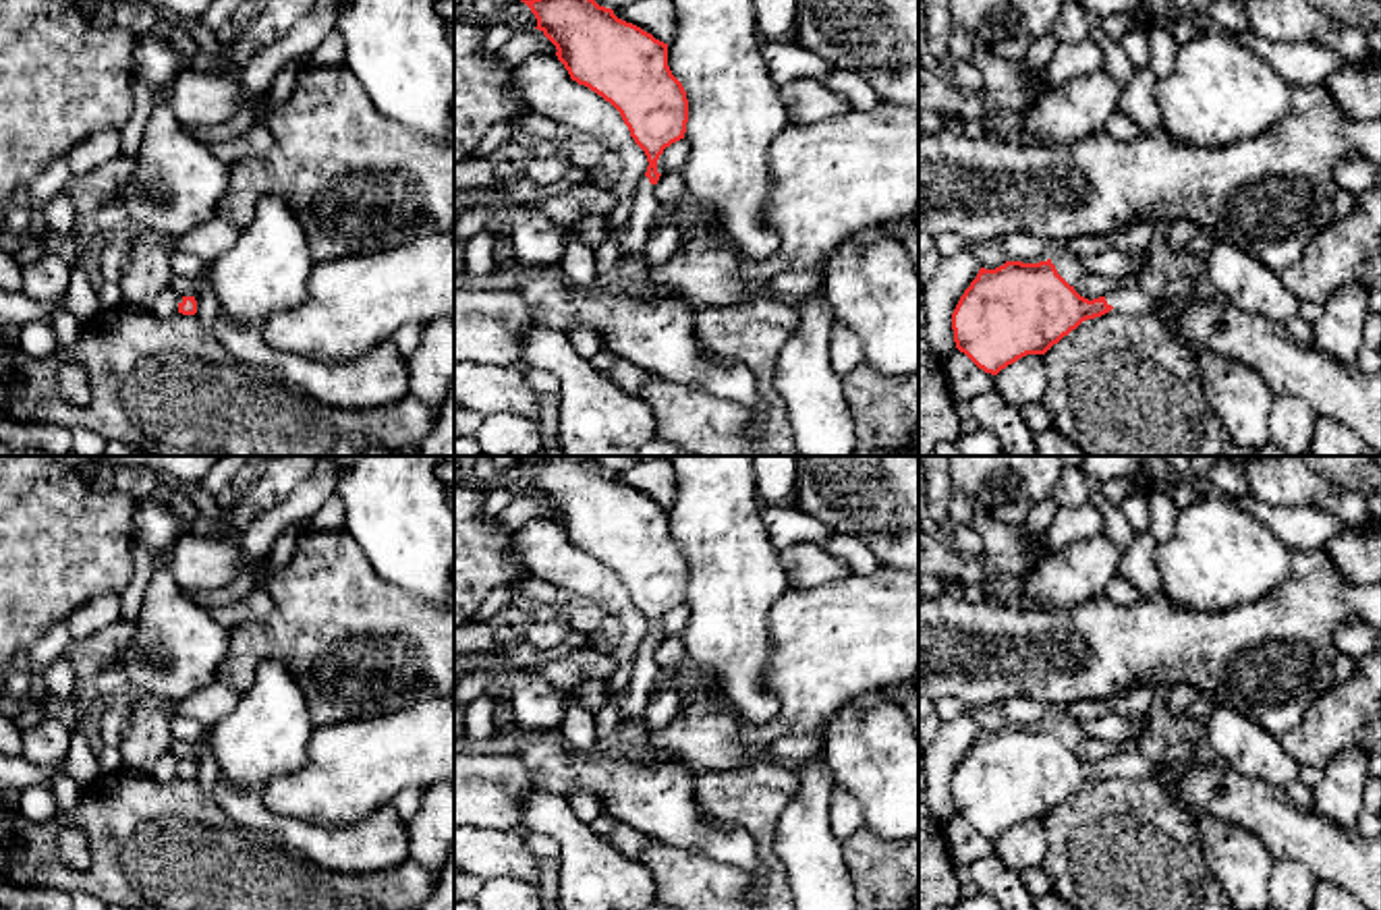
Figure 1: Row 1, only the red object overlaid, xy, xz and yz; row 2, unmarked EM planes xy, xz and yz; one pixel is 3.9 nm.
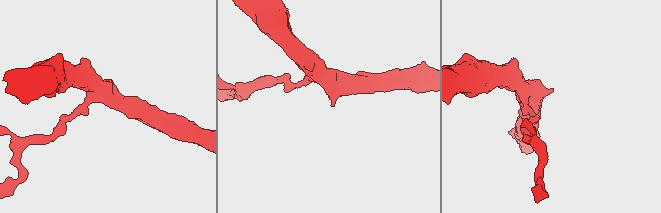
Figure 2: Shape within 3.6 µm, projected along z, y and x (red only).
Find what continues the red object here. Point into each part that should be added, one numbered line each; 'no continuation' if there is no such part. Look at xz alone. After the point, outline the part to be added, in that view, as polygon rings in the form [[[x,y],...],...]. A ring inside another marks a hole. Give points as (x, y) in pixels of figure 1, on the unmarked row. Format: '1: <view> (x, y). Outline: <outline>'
1: xz (633, 701). Outline: [[[643,641],[637,649],[630,667],[630,682],[626,690],[620,694],[622,723],[635,723],[643,719],[651,699],[651,686],[657,674],[659,665],[655,663],[655,649],[651,649],[649,643]]]

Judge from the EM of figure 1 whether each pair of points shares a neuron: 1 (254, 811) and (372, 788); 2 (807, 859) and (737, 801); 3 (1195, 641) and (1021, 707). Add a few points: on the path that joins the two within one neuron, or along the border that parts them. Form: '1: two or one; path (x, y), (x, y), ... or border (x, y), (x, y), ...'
1: two; border (258, 790), (260, 799), (274, 813), (314, 826)
2: two; border (772, 846), (791, 888)
3: two; border (1002, 701), (1031, 697), (1050, 712)

